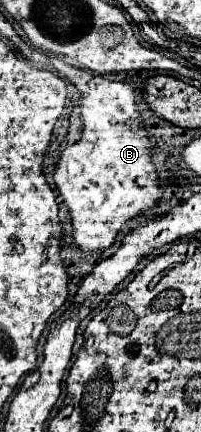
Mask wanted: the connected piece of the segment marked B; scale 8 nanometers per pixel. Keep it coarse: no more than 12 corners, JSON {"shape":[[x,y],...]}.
{"shape":[[70,70],[84,132],[54,182],[74,244],[162,202],[136,90]]}

